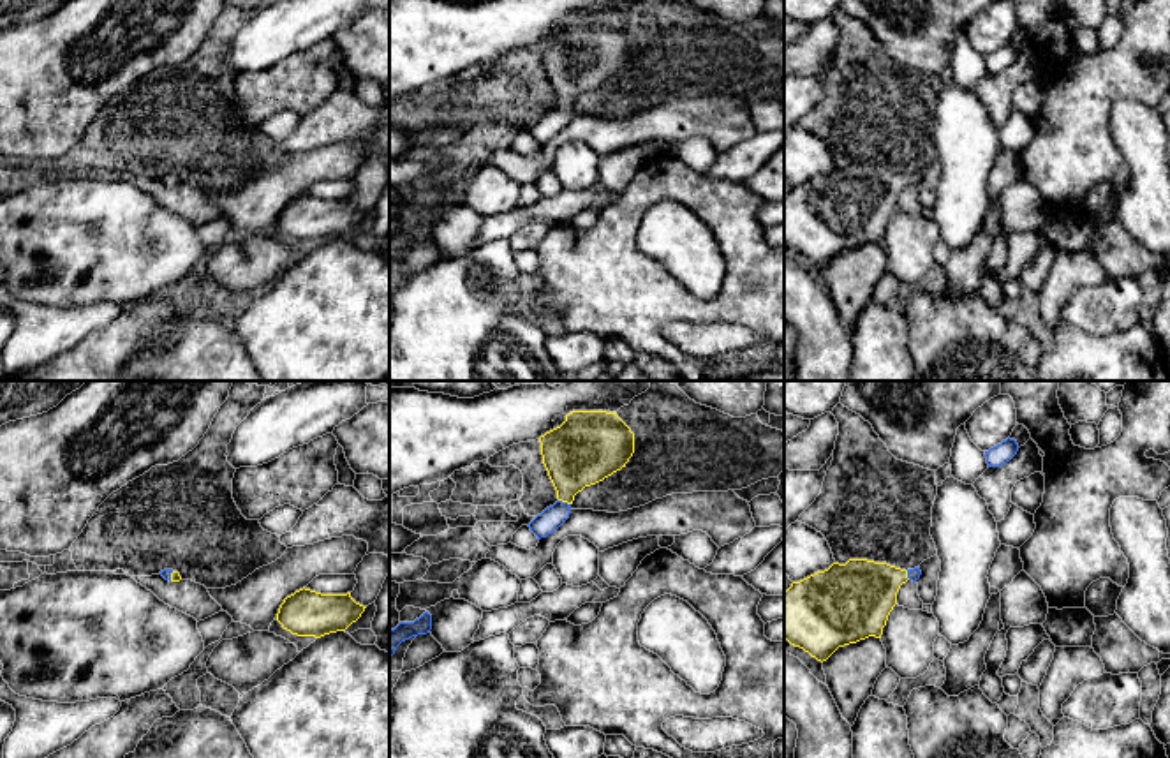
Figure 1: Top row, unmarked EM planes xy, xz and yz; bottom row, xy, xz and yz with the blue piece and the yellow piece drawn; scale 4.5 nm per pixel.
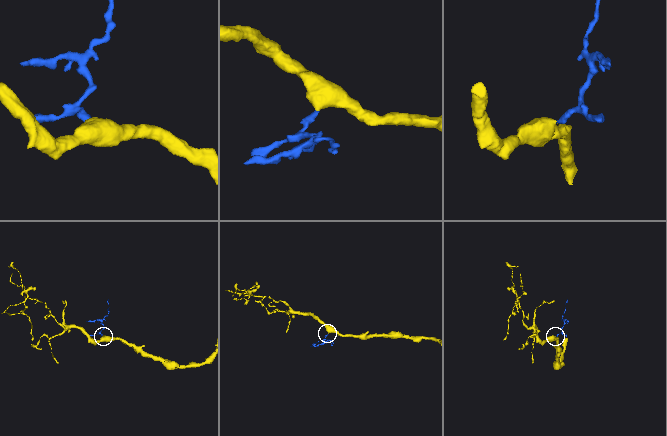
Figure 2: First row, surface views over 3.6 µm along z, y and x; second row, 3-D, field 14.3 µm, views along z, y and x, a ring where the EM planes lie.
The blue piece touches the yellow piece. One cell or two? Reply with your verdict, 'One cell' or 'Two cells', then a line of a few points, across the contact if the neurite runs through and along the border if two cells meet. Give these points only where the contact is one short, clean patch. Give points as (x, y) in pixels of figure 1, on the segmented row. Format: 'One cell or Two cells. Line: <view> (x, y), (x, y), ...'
One cell. Line: xz (554, 517), (564, 503), (571, 464), (582, 452)

